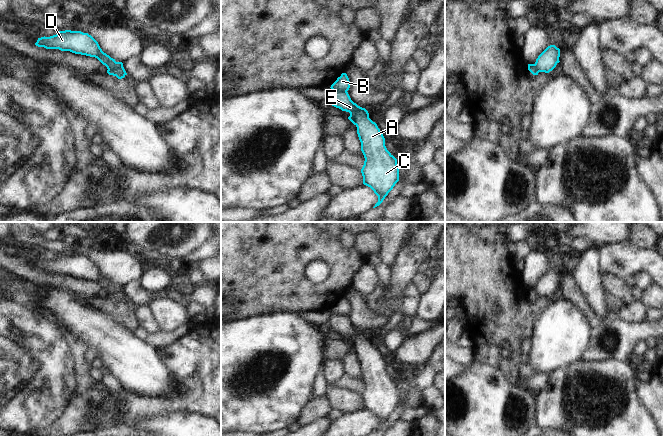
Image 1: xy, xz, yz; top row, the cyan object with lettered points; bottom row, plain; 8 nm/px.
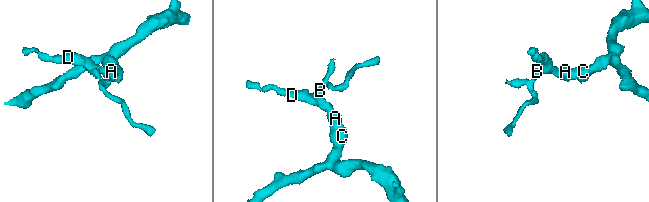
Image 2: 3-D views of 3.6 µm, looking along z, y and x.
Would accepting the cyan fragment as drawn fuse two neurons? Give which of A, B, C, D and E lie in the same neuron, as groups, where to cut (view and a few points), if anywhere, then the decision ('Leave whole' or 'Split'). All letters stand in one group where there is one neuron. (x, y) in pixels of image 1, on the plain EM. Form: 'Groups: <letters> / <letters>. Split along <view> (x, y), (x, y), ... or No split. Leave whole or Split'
Groups: A C D E / B. Split along xy (122, 289), (111, 291), (108, 294). Split

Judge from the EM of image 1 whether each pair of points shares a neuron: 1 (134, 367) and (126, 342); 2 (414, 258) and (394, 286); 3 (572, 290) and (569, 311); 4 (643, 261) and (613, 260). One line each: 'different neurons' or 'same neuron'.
1: same neuron
2: same neuron
3: different neurons
4: same neuron

